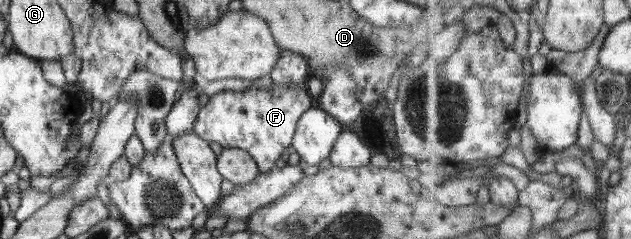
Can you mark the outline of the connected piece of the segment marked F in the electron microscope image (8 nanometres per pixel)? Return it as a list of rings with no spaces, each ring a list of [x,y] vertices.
[[[275,84],[271,90],[259,90],[256,86],[243,91],[220,91],[213,94],[205,106],[201,107],[191,132],[199,135],[208,143],[218,142],[223,149],[241,149],[248,152],[257,163],[259,172],[270,171],[281,154],[292,144],[299,117],[313,104],[313,97],[308,94],[307,84]]]

